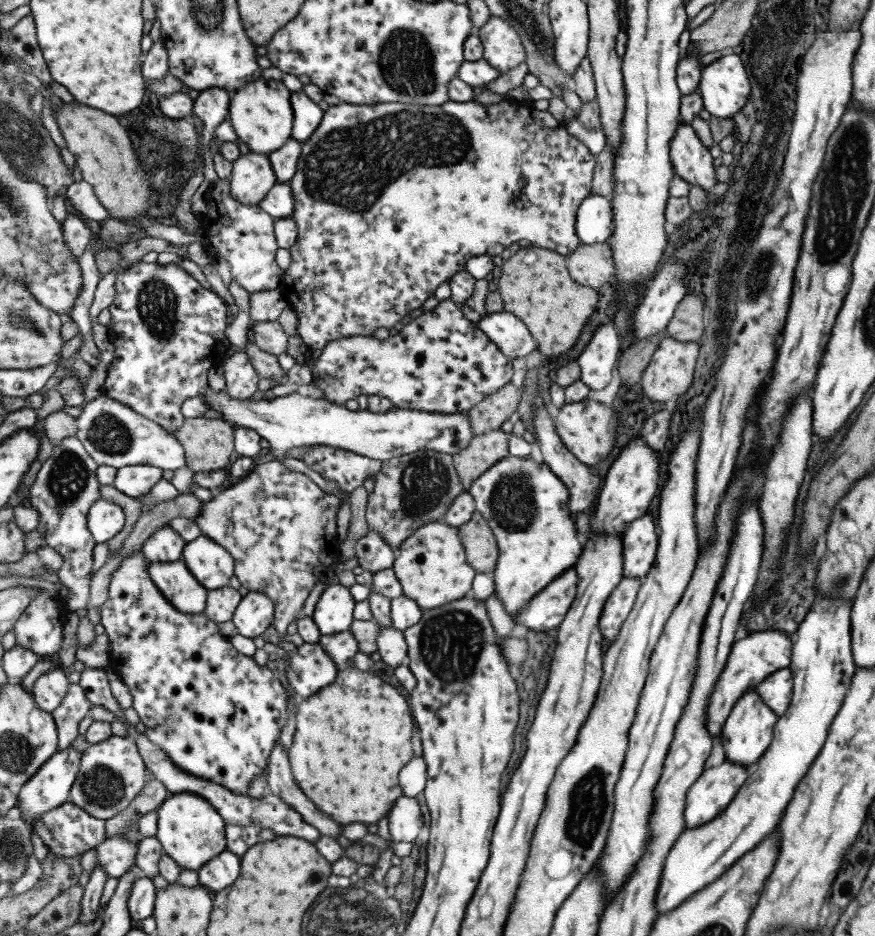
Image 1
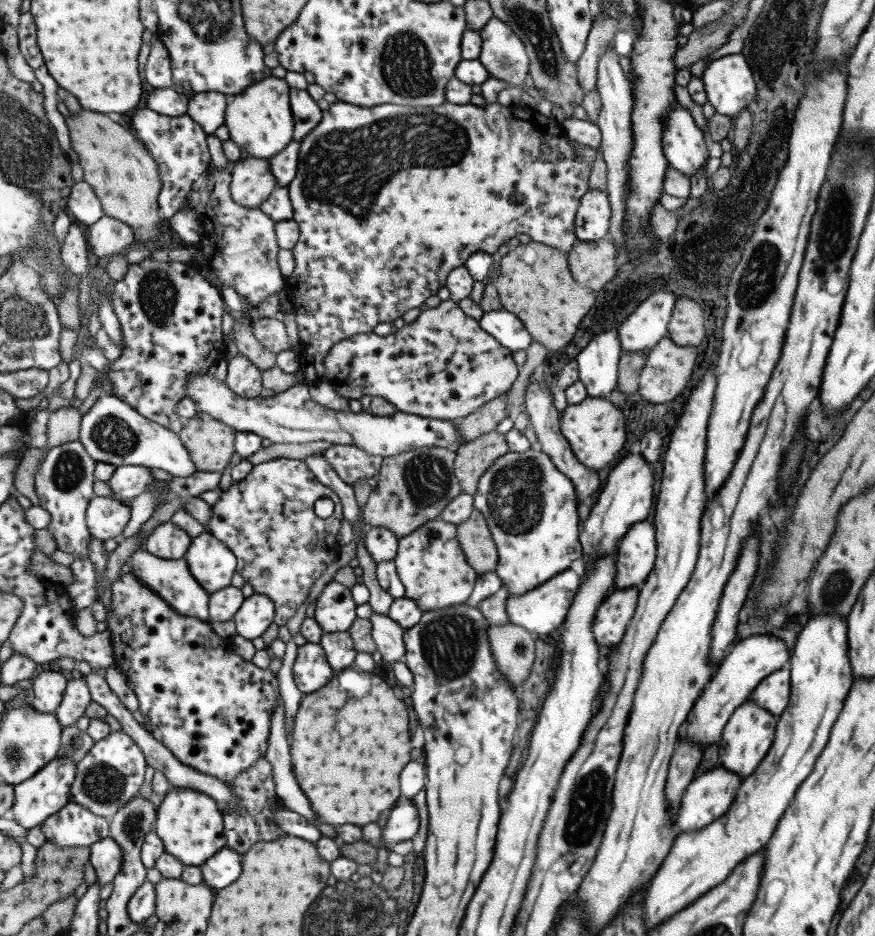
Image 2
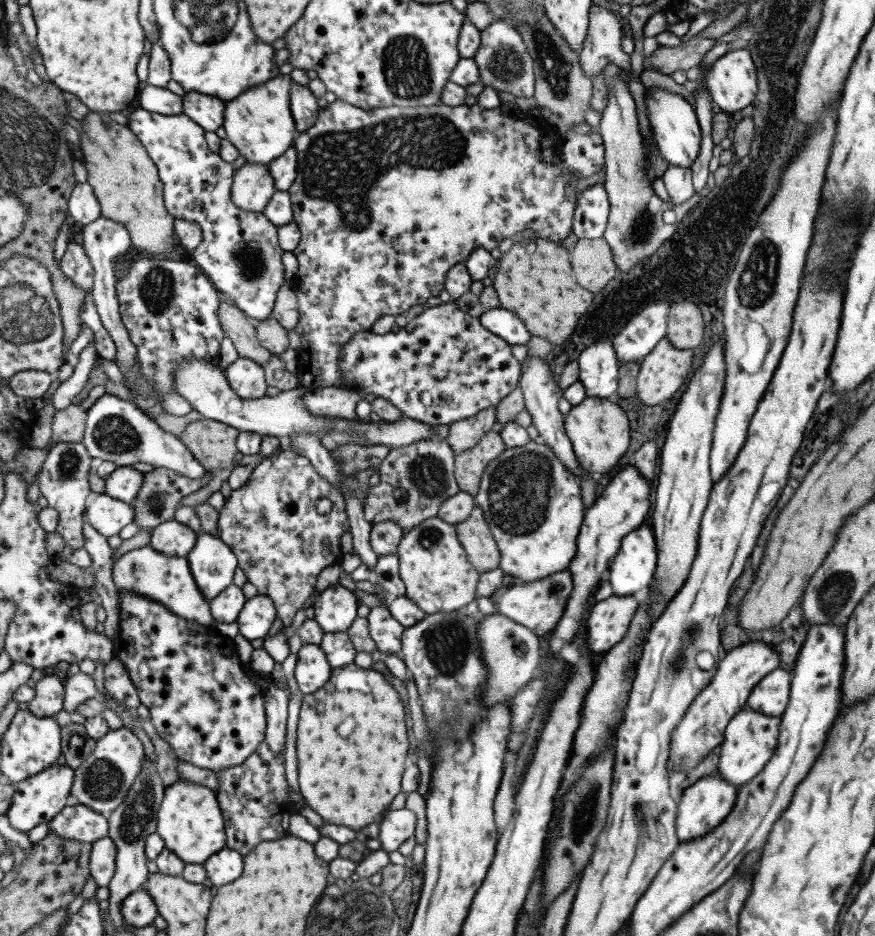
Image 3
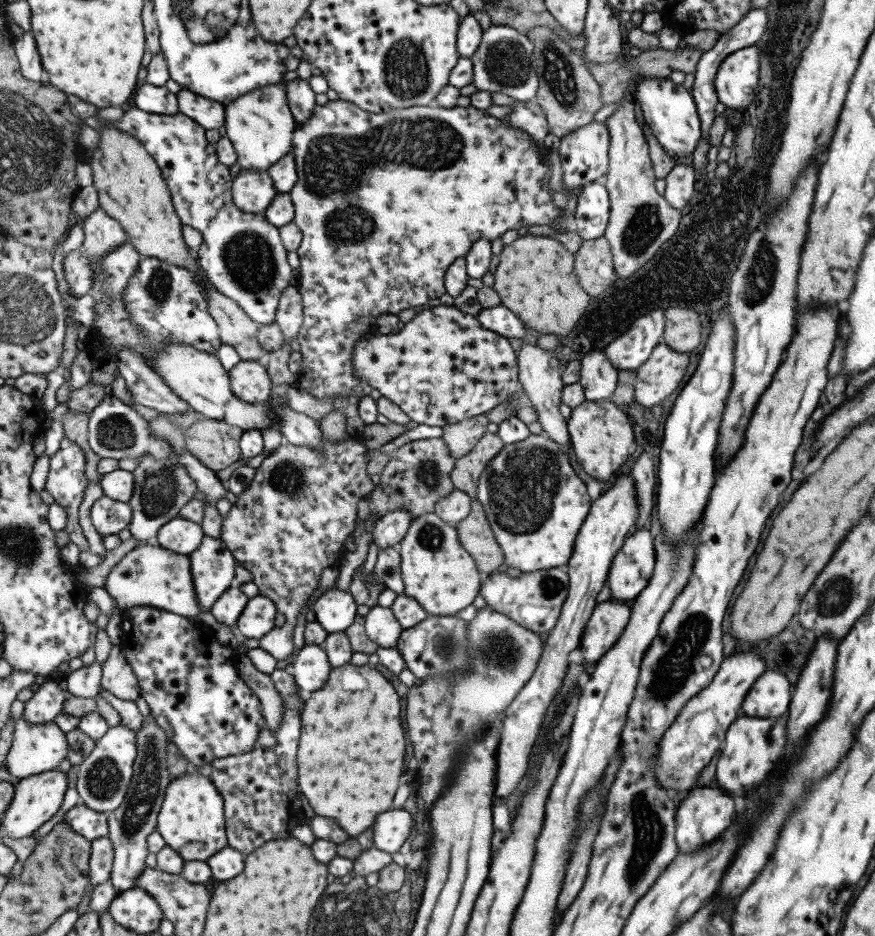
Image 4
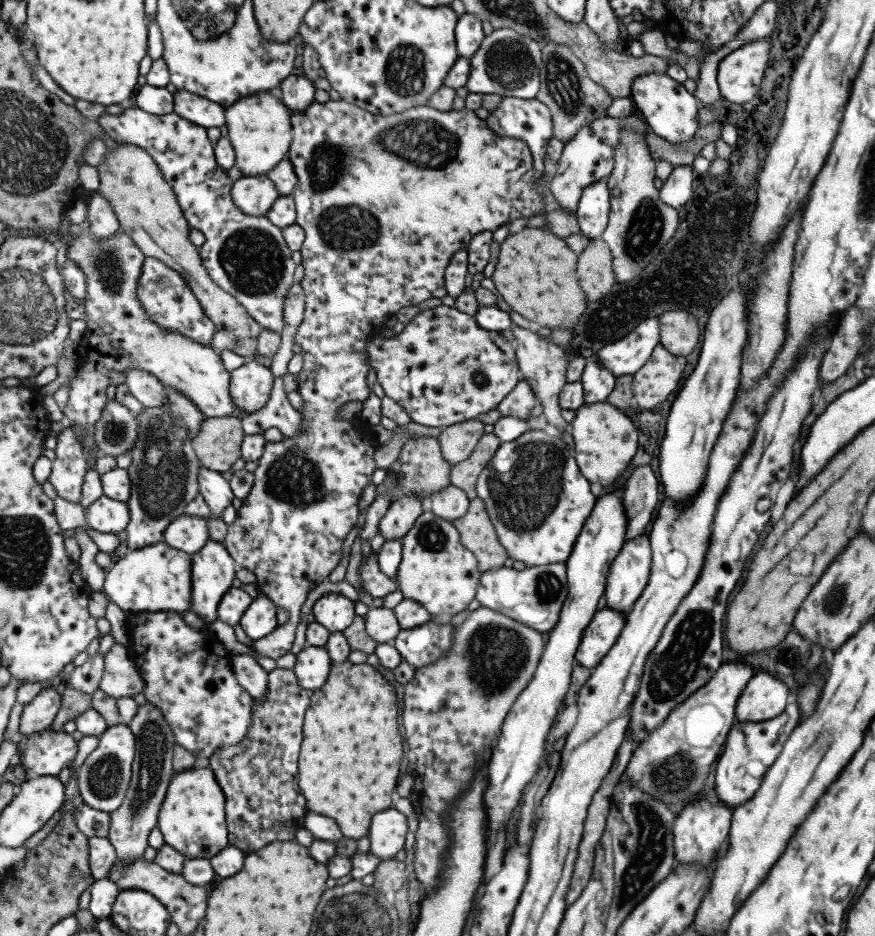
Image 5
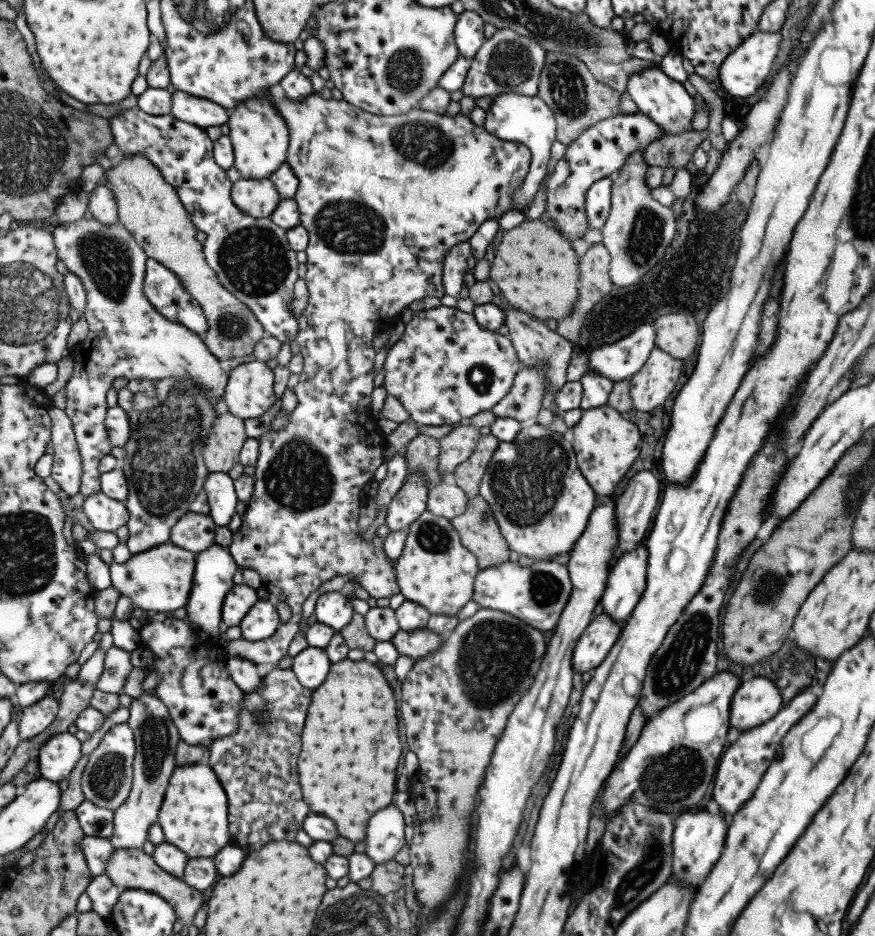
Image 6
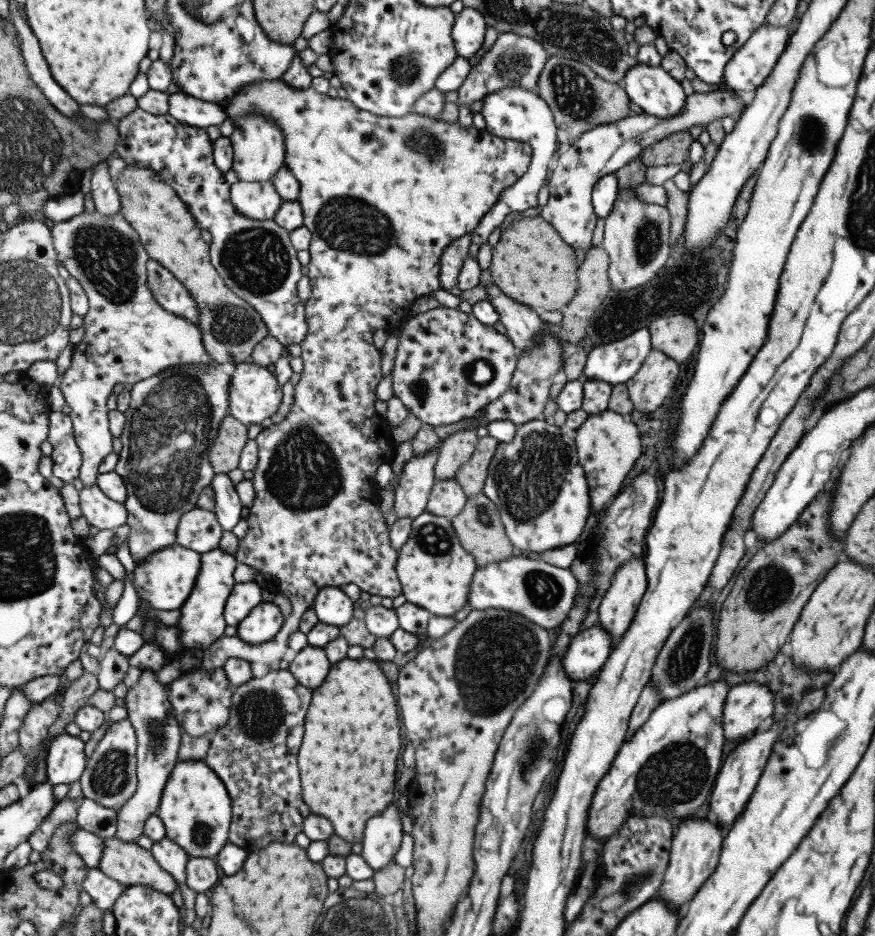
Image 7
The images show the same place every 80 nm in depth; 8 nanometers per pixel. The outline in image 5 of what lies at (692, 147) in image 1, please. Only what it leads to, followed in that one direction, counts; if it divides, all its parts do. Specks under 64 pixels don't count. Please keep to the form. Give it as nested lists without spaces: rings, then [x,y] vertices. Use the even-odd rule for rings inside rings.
[[[648,73],[632,80],[630,98],[633,100],[634,112],[641,116],[653,134],[668,143],[682,143],[685,140],[691,145],[692,136],[700,126],[697,122],[700,105],[682,83],[666,75]]]

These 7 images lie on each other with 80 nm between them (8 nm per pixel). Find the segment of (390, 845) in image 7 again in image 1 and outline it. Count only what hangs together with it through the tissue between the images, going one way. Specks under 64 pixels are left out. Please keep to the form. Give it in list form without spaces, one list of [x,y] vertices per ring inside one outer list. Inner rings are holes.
[[[401,796],[399,804],[391,808],[391,818],[387,818],[389,838],[393,842],[413,842],[422,824],[423,817],[416,797]]]

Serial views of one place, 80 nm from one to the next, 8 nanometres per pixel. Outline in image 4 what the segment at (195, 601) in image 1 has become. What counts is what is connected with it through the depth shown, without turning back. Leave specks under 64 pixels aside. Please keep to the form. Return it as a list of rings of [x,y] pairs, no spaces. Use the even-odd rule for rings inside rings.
[[[156,543],[142,544],[129,552],[117,566],[113,567],[105,588],[124,610],[139,605],[151,605],[187,618],[195,618],[206,627],[213,627],[219,632],[220,642],[223,646],[229,646],[238,652],[241,650],[241,643],[237,641],[233,627],[219,622],[212,611],[202,609],[198,593],[195,592],[194,573],[189,555],[173,552]]]

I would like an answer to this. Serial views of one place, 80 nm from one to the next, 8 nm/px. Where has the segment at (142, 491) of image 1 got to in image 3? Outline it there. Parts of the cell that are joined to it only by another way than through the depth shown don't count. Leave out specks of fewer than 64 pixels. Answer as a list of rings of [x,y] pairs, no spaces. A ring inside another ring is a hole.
[[[129,466],[119,467],[106,479],[106,493],[117,500],[134,505],[143,483],[144,473],[141,470]]]

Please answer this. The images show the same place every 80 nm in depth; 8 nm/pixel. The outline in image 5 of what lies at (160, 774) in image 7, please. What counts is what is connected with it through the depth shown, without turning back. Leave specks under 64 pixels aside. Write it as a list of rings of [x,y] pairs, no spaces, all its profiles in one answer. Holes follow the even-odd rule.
[[[146,701],[139,707],[137,716],[130,727],[138,737],[137,753],[133,766],[130,790],[121,807],[110,813],[109,840],[113,843],[118,854],[118,860],[130,862],[145,854],[149,848],[151,832],[158,828],[158,818],[167,797],[171,781],[177,773],[174,769],[174,748],[178,745],[171,725],[166,721],[165,715],[150,702]]]

